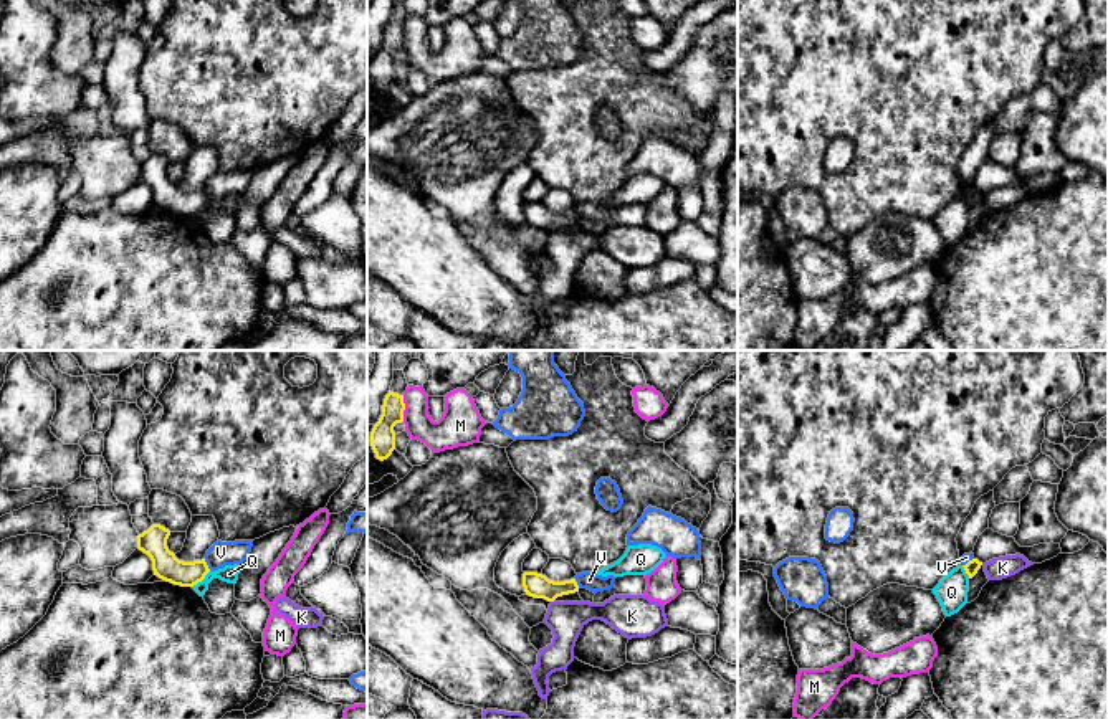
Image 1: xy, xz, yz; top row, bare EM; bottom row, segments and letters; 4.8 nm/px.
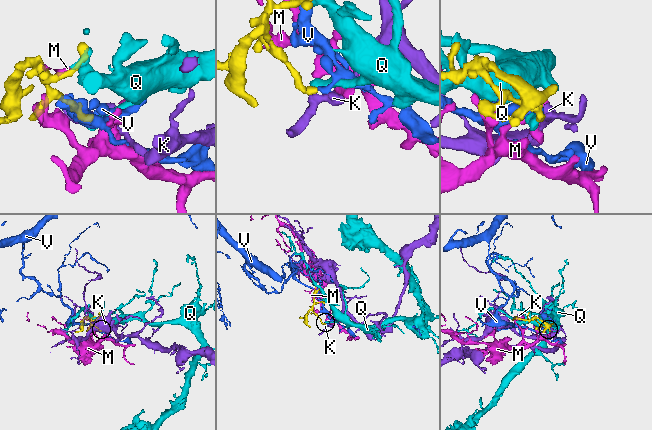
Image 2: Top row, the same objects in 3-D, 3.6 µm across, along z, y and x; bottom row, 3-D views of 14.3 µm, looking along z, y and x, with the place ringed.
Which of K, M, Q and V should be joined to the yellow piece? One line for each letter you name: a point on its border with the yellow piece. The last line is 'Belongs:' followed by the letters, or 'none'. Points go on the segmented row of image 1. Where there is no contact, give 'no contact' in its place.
Belongs: none

